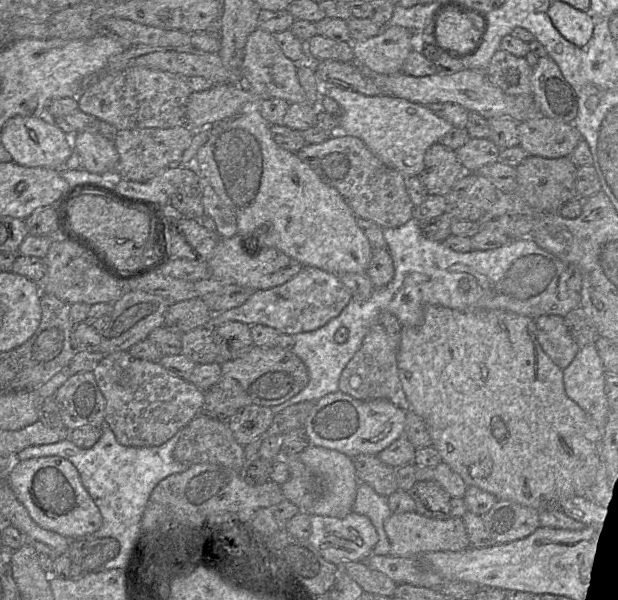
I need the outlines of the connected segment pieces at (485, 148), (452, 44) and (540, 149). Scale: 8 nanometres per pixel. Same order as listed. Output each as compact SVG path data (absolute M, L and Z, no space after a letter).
M469 138L455 152L465 172L475 172L480 167L498 161L500 148L489 138Z
M448 10L438 19L436 40L445 49L465 55L475 48L478 32L467 17Z
M544 116L519 122L518 133L519 145L529 156L543 158L570 156L582 139L573 124Z

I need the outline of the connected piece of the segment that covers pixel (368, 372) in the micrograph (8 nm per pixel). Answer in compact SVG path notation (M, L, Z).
M380 322L370 328L360 349L342 371L339 391L360 400L386 399L406 412L411 411L399 378L396 350Z

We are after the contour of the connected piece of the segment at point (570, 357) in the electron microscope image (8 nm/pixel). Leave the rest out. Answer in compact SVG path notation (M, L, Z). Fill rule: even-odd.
M543 315L535 319L537 339L543 351L561 369L574 360L580 347L573 340L565 325L564 317Z

